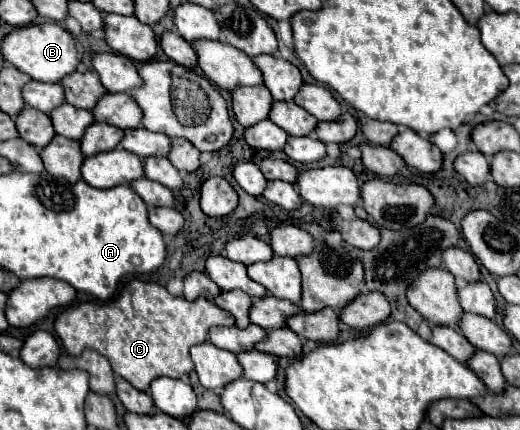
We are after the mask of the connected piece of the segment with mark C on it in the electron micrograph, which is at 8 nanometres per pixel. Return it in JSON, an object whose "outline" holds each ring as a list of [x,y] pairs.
{"outline":[[[130,279],[122,291],[118,293],[116,299],[106,301],[106,303],[78,303],[78,305],[70,305],[66,311],[56,315],[54,321],[54,331],[60,337],[64,349],[70,355],[80,355],[86,347],[96,349],[100,355],[104,355],[110,365],[112,371],[120,377],[124,377],[132,387],[136,387],[138,391],[146,391],[150,381],[156,377],[174,377],[174,379],[182,379],[192,371],[192,359],[190,359],[190,347],[204,343],[208,329],[214,325],[232,325],[232,315],[224,309],[220,309],[218,305],[212,305],[212,301],[198,297],[194,301],[186,301],[184,297],[174,297],[170,295],[162,285],[158,283],[148,283],[148,281],[140,281],[140,279]]]}

